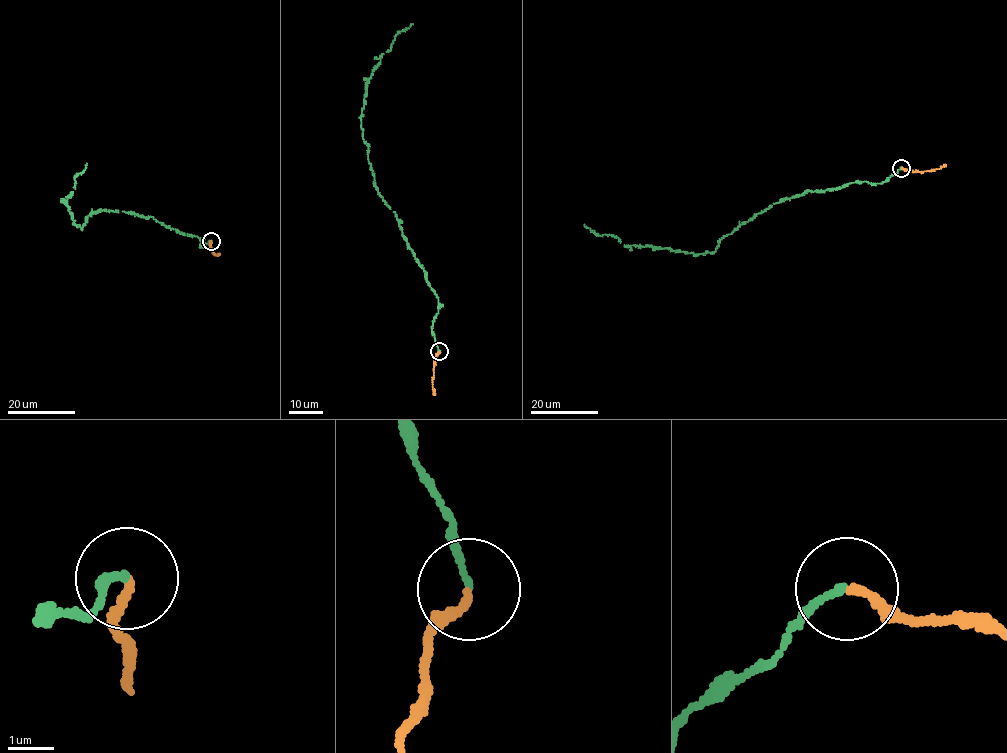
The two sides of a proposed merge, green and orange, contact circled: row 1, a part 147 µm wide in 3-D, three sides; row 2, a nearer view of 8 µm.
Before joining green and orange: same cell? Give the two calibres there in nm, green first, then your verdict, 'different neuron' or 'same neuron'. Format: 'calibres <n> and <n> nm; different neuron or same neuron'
calibres 130 and 180 nm; same neuron

